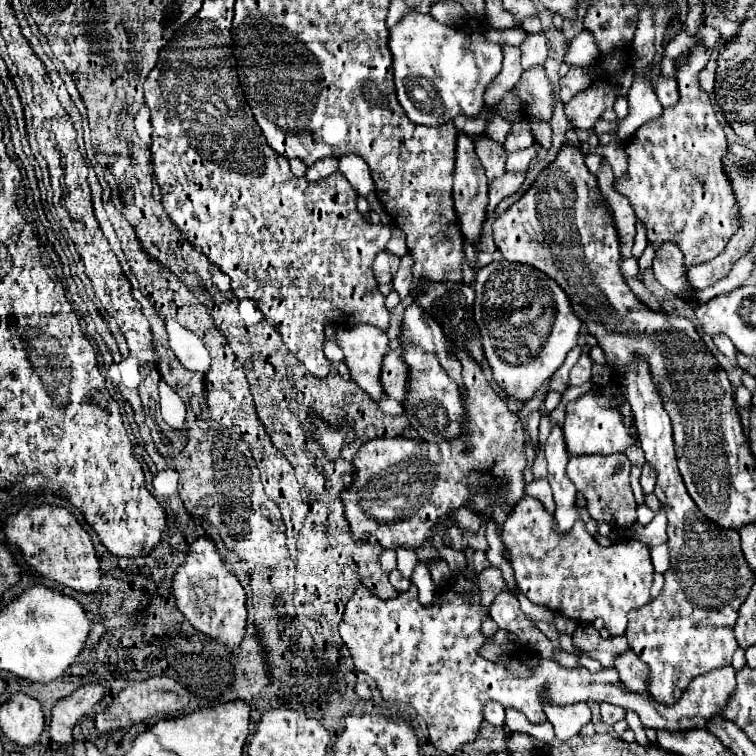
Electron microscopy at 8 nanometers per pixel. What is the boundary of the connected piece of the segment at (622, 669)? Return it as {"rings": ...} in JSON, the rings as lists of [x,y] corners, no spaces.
{"rings":[[[626,650],[624,654],[620,654],[620,658],[616,658],[614,662],[614,668],[618,670],[620,680],[628,690],[646,692],[650,670],[648,666],[644,666],[644,662],[640,662],[640,658],[636,658],[636,654],[632,654],[632,650]]]}

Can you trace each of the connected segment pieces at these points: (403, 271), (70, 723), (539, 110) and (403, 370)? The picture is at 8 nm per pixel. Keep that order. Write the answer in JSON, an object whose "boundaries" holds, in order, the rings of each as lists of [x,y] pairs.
{"boundaries":[[[[410,254],[404,255],[399,264],[396,276],[392,280],[393,288],[399,294],[400,299],[403,300],[410,292],[412,285],[412,271],[411,268],[414,264]]],[[[86,684],[62,698],[52,710],[50,738],[58,744],[72,744],[72,728],[104,698],[104,694],[106,690],[100,684]]],[[[542,66],[522,72],[522,78],[518,81],[515,92],[522,106],[522,114],[526,114],[534,122],[552,120],[556,108],[556,96],[552,80],[546,76],[546,70]]],[[[390,350],[384,356],[384,366],[380,370],[380,382],[386,396],[402,402],[406,394],[406,380],[408,380],[408,368],[402,362],[402,350]]]]}

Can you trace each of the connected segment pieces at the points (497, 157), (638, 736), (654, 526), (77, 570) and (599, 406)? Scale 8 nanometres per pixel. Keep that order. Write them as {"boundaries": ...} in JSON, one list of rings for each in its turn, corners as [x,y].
{"boundaries":[[[[486,136],[476,138],[476,154],[486,170],[488,180],[494,180],[498,176],[504,176],[506,172],[506,150],[502,148],[502,144],[492,142]]],[[[628,710],[626,712],[625,719],[626,719],[630,729],[634,732],[635,741],[638,742],[639,744],[641,744],[642,746],[649,745],[650,742],[647,739],[644,727],[642,725],[642,722],[641,722],[639,716],[635,712]]],[[[660,510],[660,512],[656,512],[654,520],[648,526],[644,526],[644,528],[630,528],[626,534],[630,538],[634,538],[634,540],[644,542],[648,548],[654,548],[654,546],[666,542],[666,522],[668,522],[666,520],[666,512]]],[[[58,506],[20,508],[16,516],[12,514],[6,520],[4,534],[8,544],[16,546],[24,554],[26,564],[38,574],[84,594],[94,594],[102,586],[100,564],[90,542],[90,536],[82,528],[82,524],[74,518],[74,514],[70,514],[66,508]]],[[[610,384],[602,392],[588,392],[566,406],[564,442],[570,456],[572,454],[618,454],[624,452],[626,446],[636,442],[636,438],[628,434],[628,428],[624,426],[618,410],[612,406],[612,400],[616,396],[618,396],[618,386]]]]}

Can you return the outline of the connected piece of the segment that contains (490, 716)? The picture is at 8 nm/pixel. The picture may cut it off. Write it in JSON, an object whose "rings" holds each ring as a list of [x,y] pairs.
{"rings":[[[486,702],[484,720],[492,726],[504,726],[504,706],[500,706],[500,702]]]}

